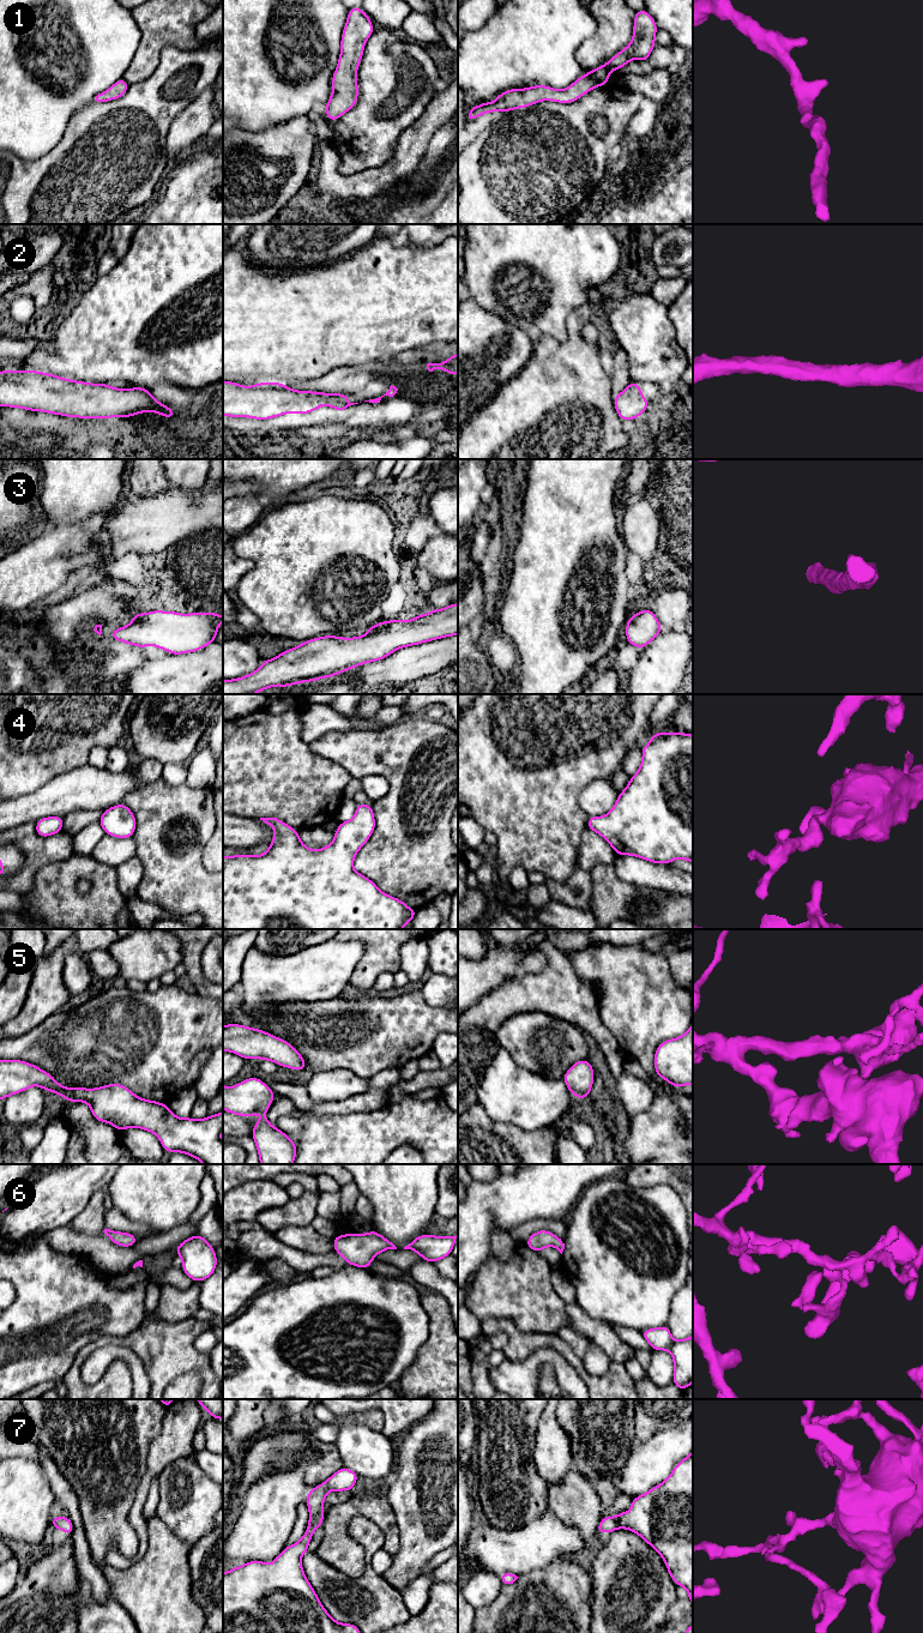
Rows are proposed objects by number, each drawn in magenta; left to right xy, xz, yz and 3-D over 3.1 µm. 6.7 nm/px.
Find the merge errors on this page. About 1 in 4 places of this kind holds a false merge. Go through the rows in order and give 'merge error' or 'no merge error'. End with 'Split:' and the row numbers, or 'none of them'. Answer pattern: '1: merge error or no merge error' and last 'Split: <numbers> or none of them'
1: no merge error
2: no merge error
3: no merge error
4: no merge error
5: no merge error
6: no merge error
7: no merge error
Split: none of them

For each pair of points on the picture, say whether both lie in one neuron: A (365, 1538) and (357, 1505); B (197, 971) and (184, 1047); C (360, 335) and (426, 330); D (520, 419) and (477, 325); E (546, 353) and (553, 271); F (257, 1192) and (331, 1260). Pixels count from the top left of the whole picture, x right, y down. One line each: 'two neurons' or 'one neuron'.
A: two neurons
B: two neurons
C: one neuron
D: two neurons
E: two neurons
F: one neuron

